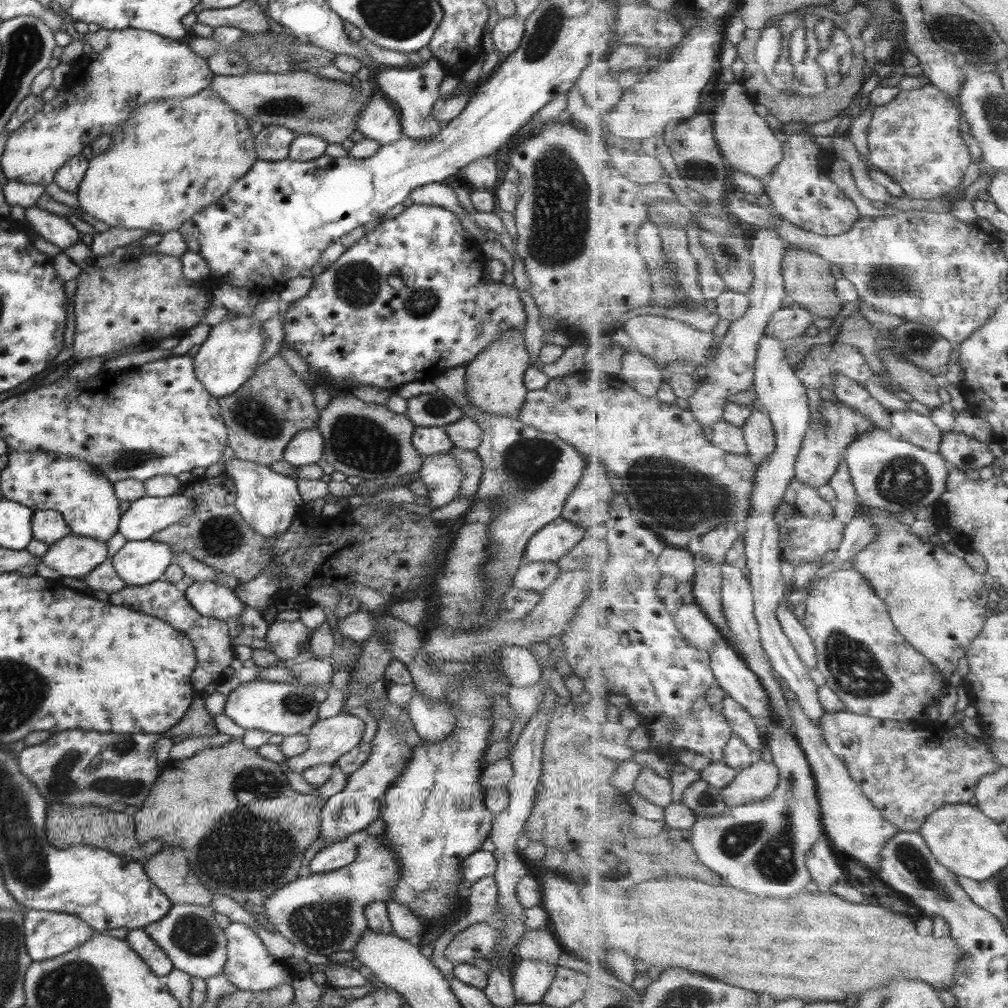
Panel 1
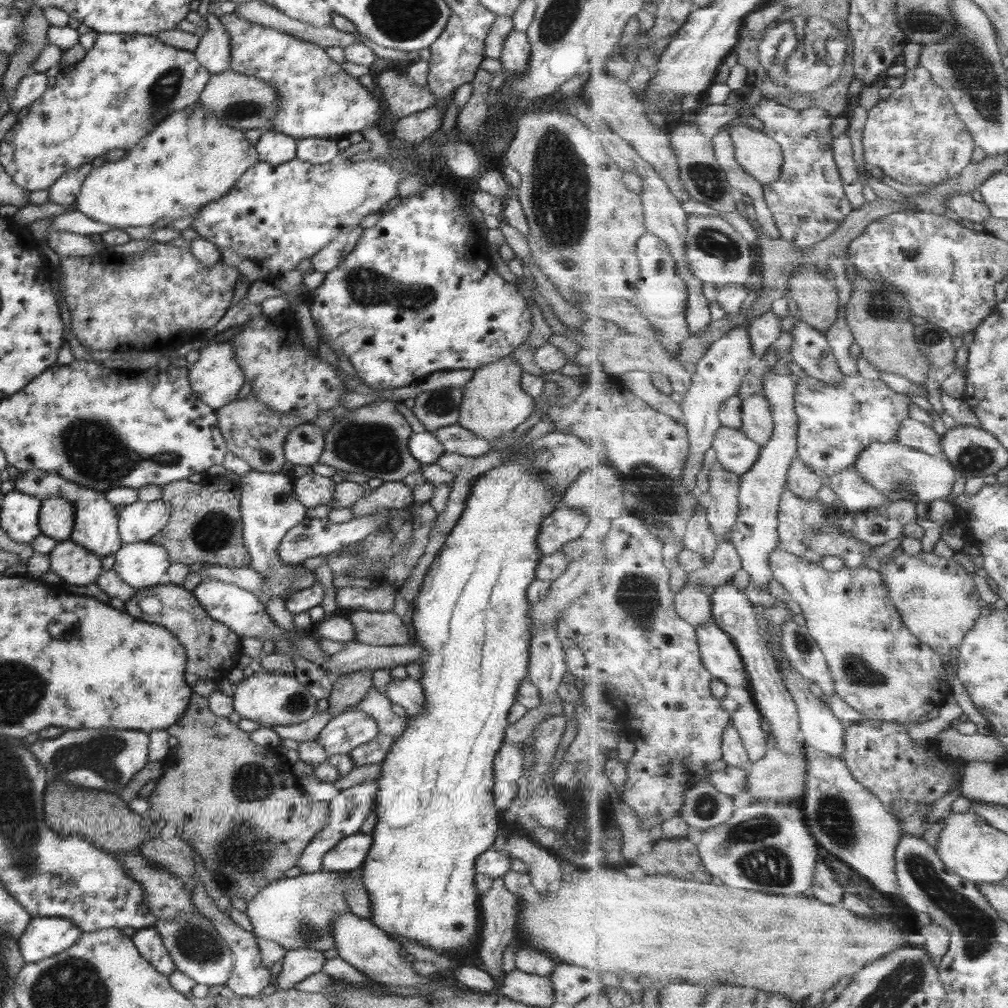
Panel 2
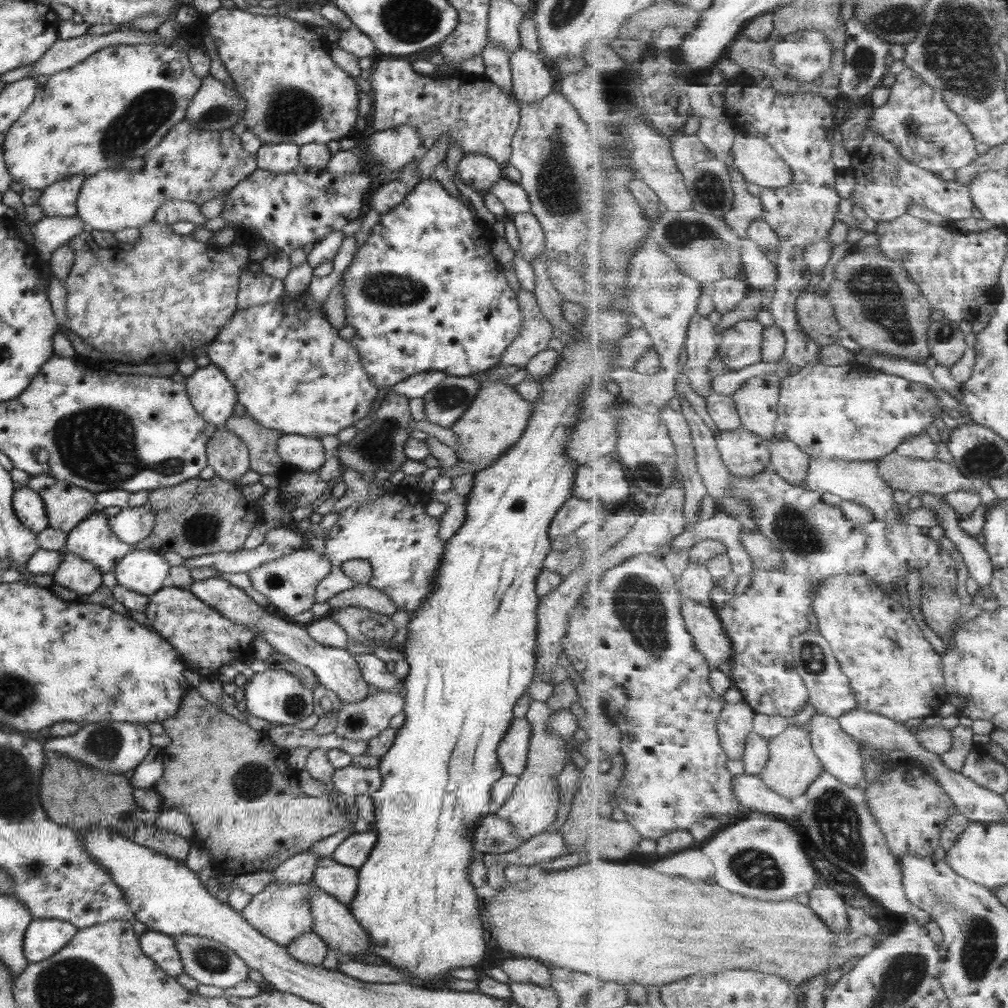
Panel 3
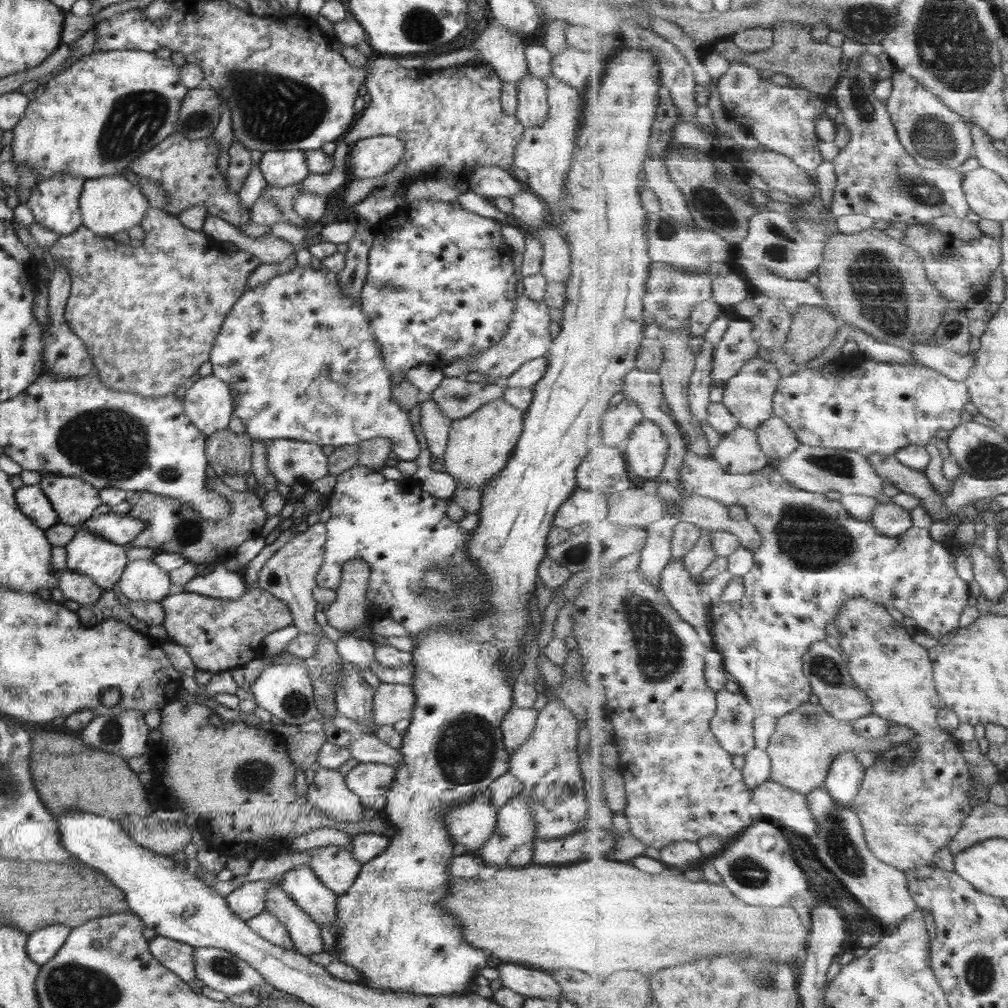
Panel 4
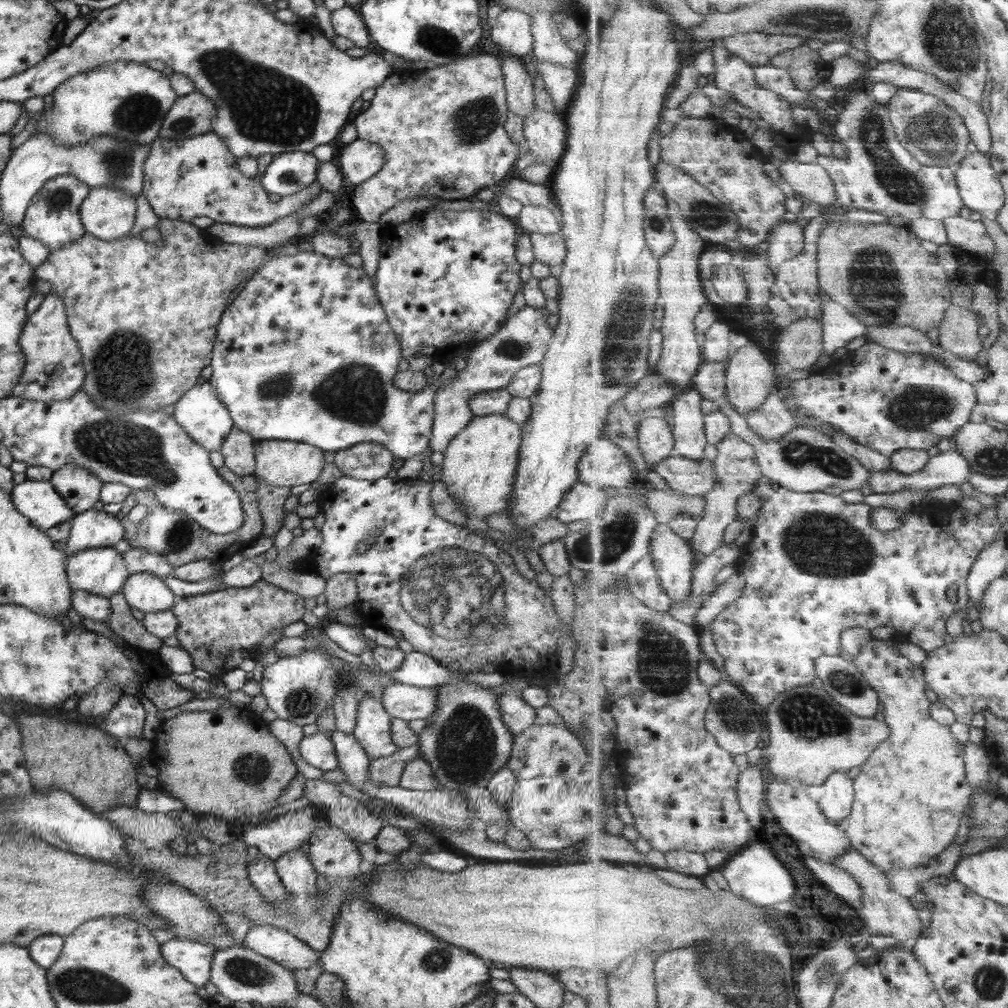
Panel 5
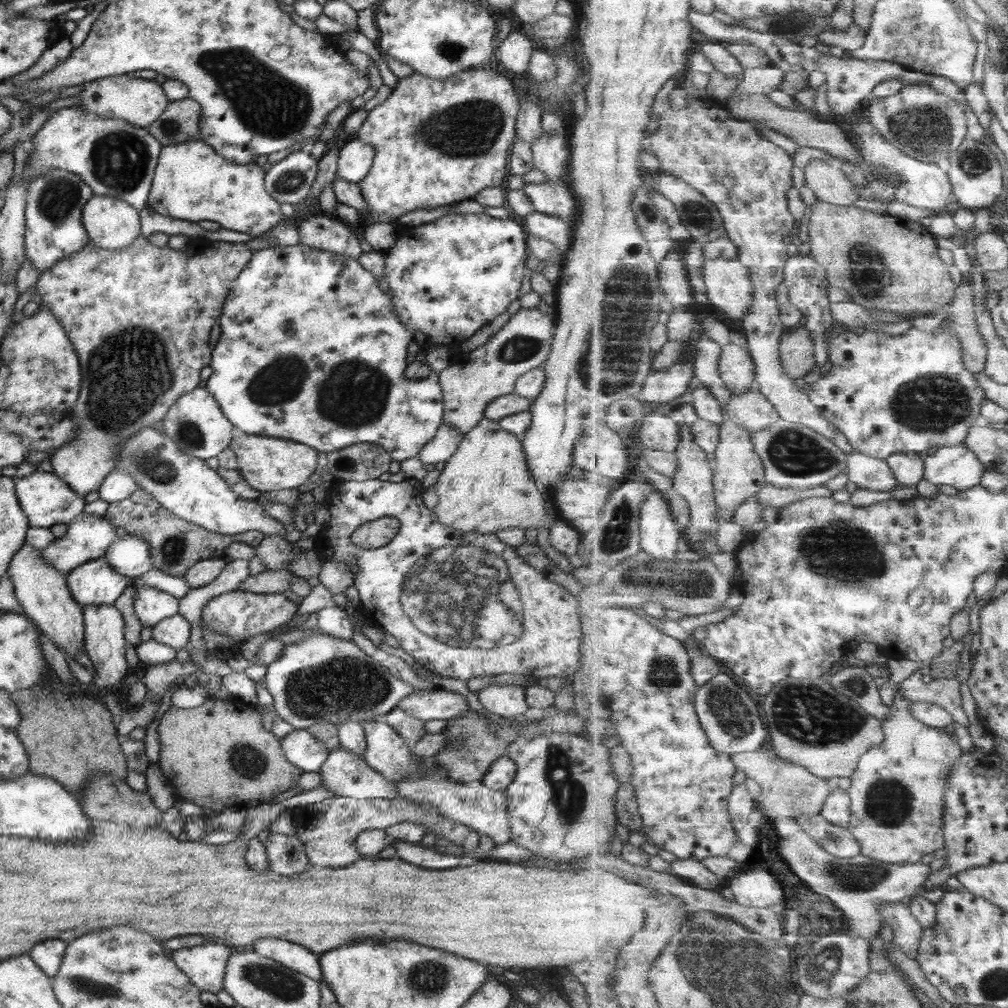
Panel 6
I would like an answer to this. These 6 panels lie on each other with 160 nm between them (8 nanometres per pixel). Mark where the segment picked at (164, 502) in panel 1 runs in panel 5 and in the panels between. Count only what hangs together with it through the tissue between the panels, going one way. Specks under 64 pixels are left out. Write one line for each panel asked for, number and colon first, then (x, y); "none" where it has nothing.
2: (137, 522)
3: (130, 525)
4: (119, 529)
5: (91, 529)

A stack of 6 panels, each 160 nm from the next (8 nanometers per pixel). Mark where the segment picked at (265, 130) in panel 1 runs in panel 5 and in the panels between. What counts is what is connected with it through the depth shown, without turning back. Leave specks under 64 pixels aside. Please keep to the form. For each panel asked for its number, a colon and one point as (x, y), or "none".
2: (272, 147)
3: (280, 158)
4: (279, 168)
5: (288, 173)

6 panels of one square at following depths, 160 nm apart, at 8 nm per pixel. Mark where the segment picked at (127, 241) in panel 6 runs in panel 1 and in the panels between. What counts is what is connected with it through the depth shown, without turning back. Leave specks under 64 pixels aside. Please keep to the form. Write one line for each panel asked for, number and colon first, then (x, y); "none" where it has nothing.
1: (171, 158)
2: (191, 158)
3: (188, 164)
4: (109, 206)
5: (107, 214)

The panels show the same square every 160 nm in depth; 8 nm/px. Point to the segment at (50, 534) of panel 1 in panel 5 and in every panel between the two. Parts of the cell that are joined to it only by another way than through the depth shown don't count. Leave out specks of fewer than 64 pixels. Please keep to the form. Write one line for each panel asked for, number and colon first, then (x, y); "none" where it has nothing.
2: (55, 517)
3: (65, 505)
4: (74, 501)
5: (79, 489)

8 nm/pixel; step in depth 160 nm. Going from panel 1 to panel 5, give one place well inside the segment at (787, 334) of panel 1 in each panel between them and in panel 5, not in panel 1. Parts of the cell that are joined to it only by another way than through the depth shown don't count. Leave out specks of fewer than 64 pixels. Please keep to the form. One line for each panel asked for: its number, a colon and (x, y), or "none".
2: (764, 331)
3: (741, 346)
4: (737, 347)
5: (710, 380)

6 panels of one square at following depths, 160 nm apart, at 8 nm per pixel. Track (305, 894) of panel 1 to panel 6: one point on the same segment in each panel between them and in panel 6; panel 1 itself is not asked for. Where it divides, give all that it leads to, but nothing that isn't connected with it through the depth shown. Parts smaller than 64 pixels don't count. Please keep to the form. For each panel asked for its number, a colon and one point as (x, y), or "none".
2: (296, 912)
3: (281, 913)
4: (265, 925)
5: (279, 946)
6: (292, 955)

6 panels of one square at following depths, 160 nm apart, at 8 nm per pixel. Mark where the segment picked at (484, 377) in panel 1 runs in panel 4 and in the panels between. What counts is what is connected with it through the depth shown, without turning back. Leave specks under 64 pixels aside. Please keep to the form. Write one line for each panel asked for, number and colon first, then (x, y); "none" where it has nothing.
2: (492, 403)
3: (495, 418)
4: (478, 446)

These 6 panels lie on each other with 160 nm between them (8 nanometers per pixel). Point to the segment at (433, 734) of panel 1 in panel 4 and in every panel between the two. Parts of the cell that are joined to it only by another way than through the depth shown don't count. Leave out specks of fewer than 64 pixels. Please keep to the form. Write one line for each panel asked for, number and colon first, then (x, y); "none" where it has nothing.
2: (407, 693)
3: (372, 670)
4: (357, 650)

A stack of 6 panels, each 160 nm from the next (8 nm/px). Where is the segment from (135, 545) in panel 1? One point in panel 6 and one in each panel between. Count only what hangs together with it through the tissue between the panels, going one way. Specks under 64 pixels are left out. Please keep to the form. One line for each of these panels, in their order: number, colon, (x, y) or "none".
2: (140, 565)
3: (142, 571)
4: (141, 579)
5: (143, 591)
6: (150, 605)

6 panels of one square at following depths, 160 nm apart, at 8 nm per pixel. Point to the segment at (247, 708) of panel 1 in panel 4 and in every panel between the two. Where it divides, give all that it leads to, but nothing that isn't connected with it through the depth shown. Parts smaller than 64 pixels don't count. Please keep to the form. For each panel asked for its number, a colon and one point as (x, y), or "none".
2: (271, 699)
3: (275, 696)
4: (284, 691)

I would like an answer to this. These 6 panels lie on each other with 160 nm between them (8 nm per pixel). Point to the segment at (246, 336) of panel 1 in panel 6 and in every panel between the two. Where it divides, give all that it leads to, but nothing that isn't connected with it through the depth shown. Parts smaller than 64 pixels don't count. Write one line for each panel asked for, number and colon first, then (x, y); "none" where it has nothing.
2: (215, 377)
3: (211, 394)
4: (207, 402)
5: (199, 412)
6: (195, 423)

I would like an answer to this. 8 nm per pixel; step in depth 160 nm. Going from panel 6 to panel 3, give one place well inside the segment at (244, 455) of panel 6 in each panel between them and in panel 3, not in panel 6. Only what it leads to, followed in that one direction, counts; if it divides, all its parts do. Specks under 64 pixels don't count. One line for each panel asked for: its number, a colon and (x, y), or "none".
3: (304, 453)
4: (290, 462)
5: (279, 463)

